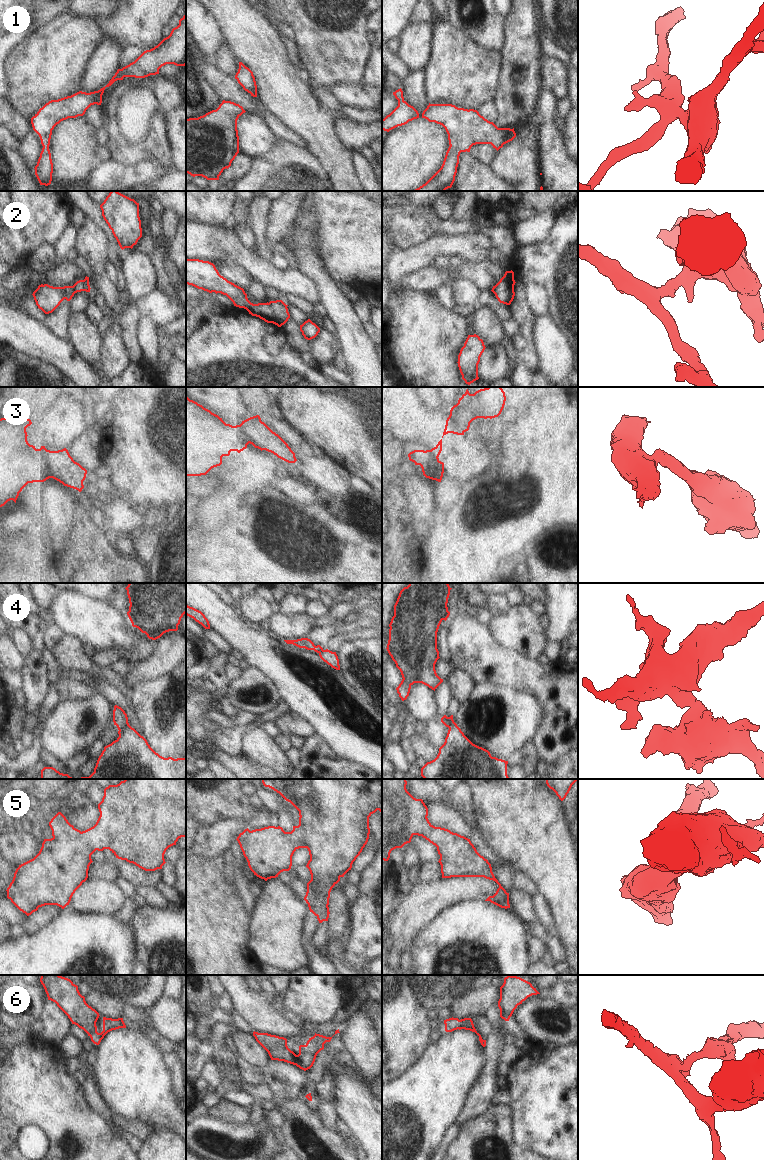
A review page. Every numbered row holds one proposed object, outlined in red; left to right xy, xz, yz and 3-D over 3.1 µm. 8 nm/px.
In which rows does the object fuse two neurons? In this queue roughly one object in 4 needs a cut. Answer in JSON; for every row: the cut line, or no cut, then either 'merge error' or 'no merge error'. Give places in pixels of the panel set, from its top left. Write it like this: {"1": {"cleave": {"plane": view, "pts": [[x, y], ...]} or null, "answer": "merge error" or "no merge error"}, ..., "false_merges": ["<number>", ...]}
{"1": {"cleave": null, "answer": "no merge error"}, "2": {"cleave": {"plane": "xz", "pts": [[268, 303], [273, 312], [272, 322]]}, "answer": "merge error"}, "3": {"cleave": {"plane": "yz", "pts": [[429, 450], [432, 454], [430, 472], [424, 475]]}, "answer": "merge error"}, "4": {"cleave": {"plane": "xy", "pts": [[128, 724], [123, 730], [119, 731]]}, "answer": "merge error"}, "5": {"cleave": null, "answer": "no merge error"}, "6": {"cleave": null, "answer": "no merge error"}, "false_merges": ["2", "3", "4"]}

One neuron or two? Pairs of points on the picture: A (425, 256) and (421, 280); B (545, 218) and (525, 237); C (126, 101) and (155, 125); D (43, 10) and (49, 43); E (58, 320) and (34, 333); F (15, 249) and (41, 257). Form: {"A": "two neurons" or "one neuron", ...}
{"A": "two neurons", "B": "one neuron", "C": "two neurons", "D": "two neurons", "E": "two neurons", "F": "two neurons"}

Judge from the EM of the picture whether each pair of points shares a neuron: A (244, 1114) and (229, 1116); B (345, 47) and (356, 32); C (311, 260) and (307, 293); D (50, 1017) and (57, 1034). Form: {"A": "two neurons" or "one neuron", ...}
{"A": "one neuron", "B": "one neuron", "C": "two neurons", "D": "one neuron"}

